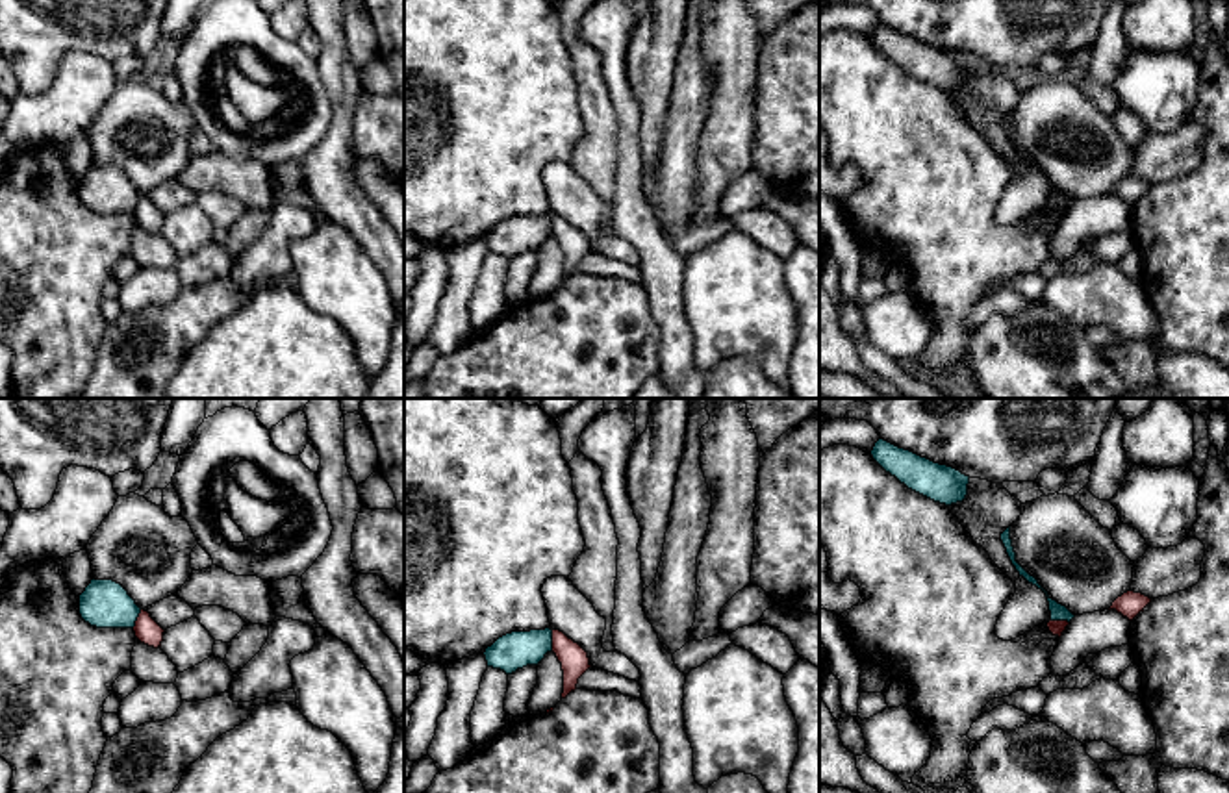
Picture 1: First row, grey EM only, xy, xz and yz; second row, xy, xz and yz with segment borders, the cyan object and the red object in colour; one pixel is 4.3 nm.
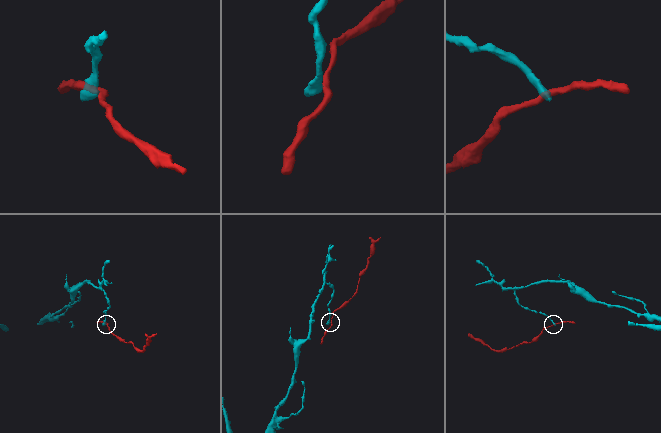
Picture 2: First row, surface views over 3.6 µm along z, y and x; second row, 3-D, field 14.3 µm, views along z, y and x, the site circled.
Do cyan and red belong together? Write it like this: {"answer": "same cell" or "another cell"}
{"answer": "another cell"}

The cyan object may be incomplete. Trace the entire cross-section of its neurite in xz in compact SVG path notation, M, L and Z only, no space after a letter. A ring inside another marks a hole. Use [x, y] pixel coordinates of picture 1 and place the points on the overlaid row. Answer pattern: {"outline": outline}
{"outline": "M552 630L512 632L499 637L486 648L488 667L500 669L506 674L526 665L538 665L552 650Z"}

